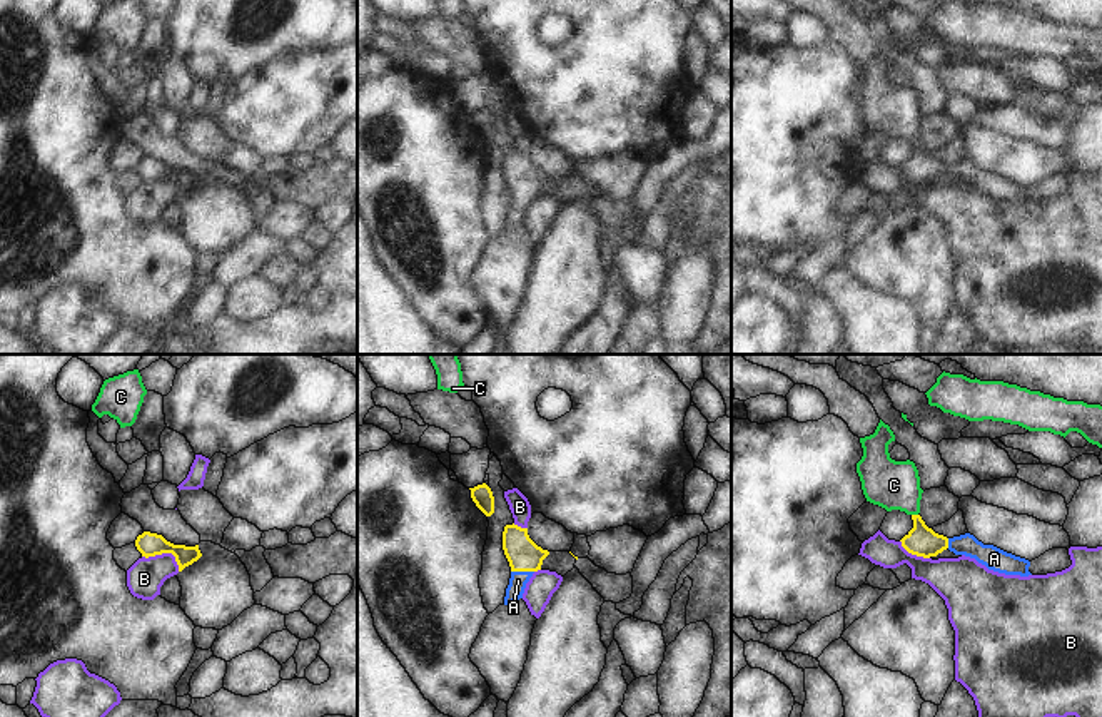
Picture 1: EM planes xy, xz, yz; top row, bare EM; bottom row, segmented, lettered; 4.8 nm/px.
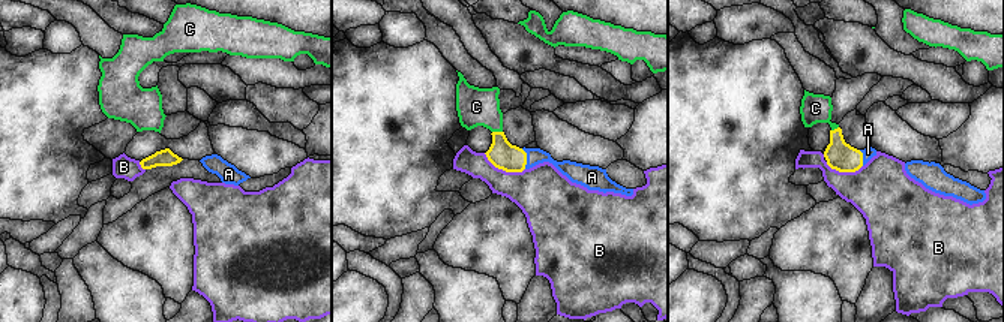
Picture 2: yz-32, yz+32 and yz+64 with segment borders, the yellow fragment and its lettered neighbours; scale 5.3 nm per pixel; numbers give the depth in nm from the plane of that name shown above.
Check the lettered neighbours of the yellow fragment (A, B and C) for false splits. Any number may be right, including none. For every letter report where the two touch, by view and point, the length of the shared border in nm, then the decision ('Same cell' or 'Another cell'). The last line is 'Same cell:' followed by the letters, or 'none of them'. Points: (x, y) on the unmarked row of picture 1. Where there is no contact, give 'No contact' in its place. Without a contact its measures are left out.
A: Touches yellow at xz (523, 196). Shared border 110 nm. Same cell
B: Touches yellow at xy (166, 177). Shared border 200 nm. Another cell
C: Touches yellow at yz (915, 141). Shared border 30 nm. Same cell
Same cell: A, C

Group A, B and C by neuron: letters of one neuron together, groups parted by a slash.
A C / B

